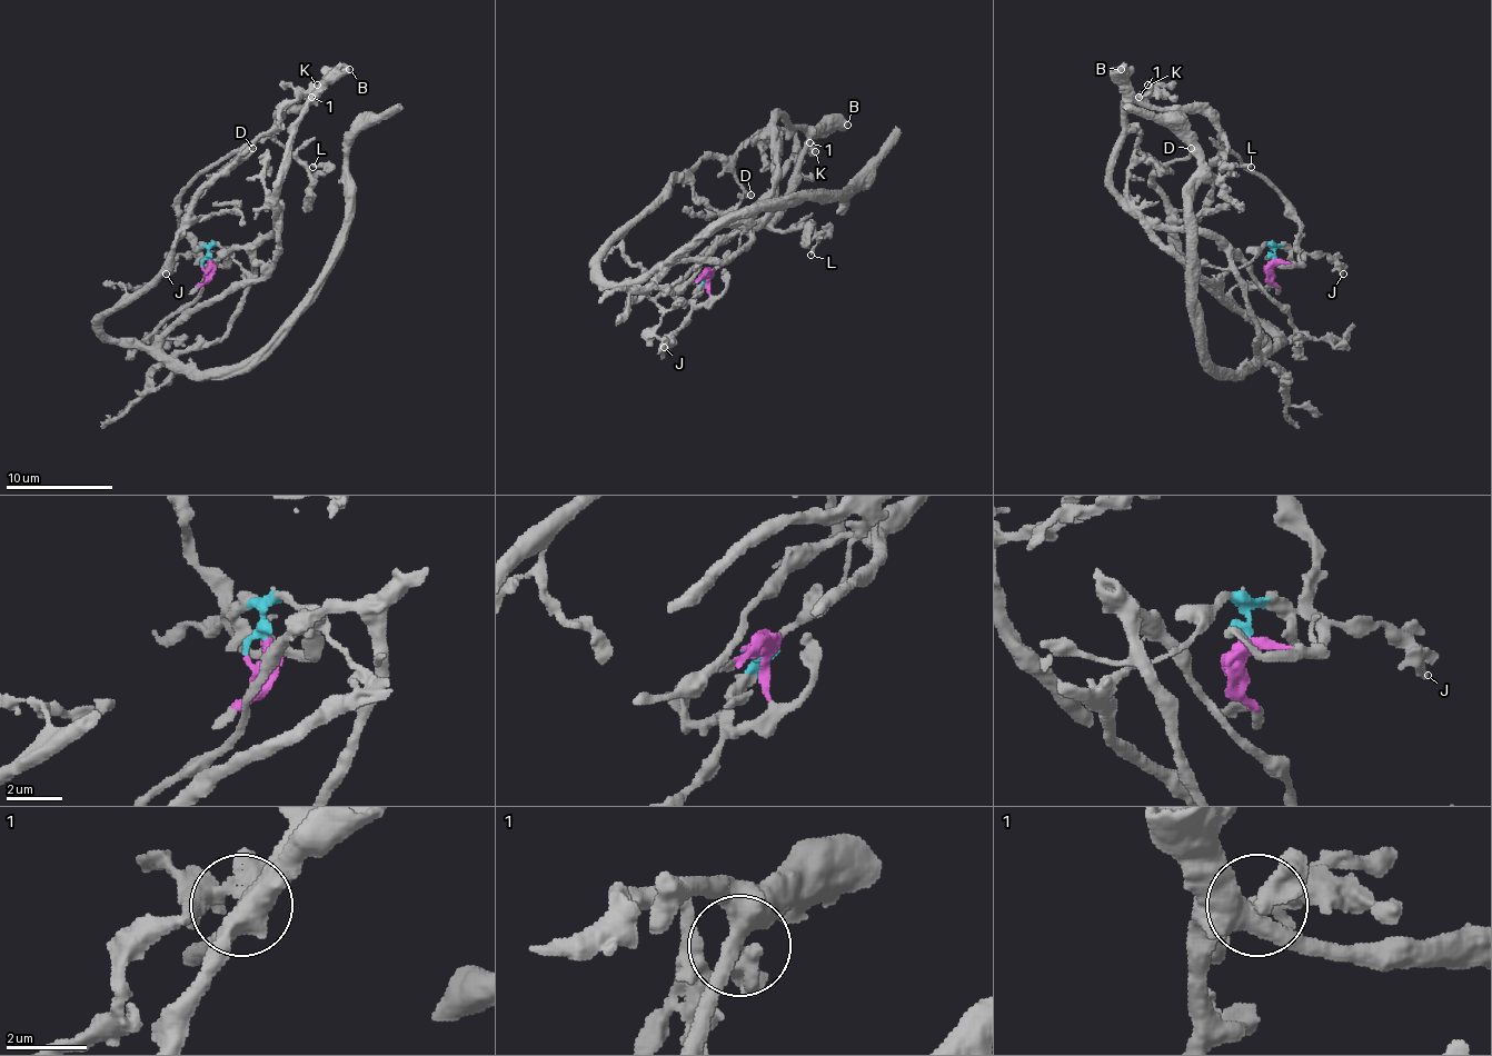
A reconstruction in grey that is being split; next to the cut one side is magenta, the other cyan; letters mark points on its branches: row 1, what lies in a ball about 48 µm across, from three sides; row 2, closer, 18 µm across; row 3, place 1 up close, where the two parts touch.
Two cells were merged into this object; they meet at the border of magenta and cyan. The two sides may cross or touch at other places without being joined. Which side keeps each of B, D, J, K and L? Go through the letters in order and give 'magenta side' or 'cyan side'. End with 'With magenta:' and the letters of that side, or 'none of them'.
B: magenta side
D: cyan side
J: magenta side
K: cyan side
L: magenta side
With magenta: B, J, L

